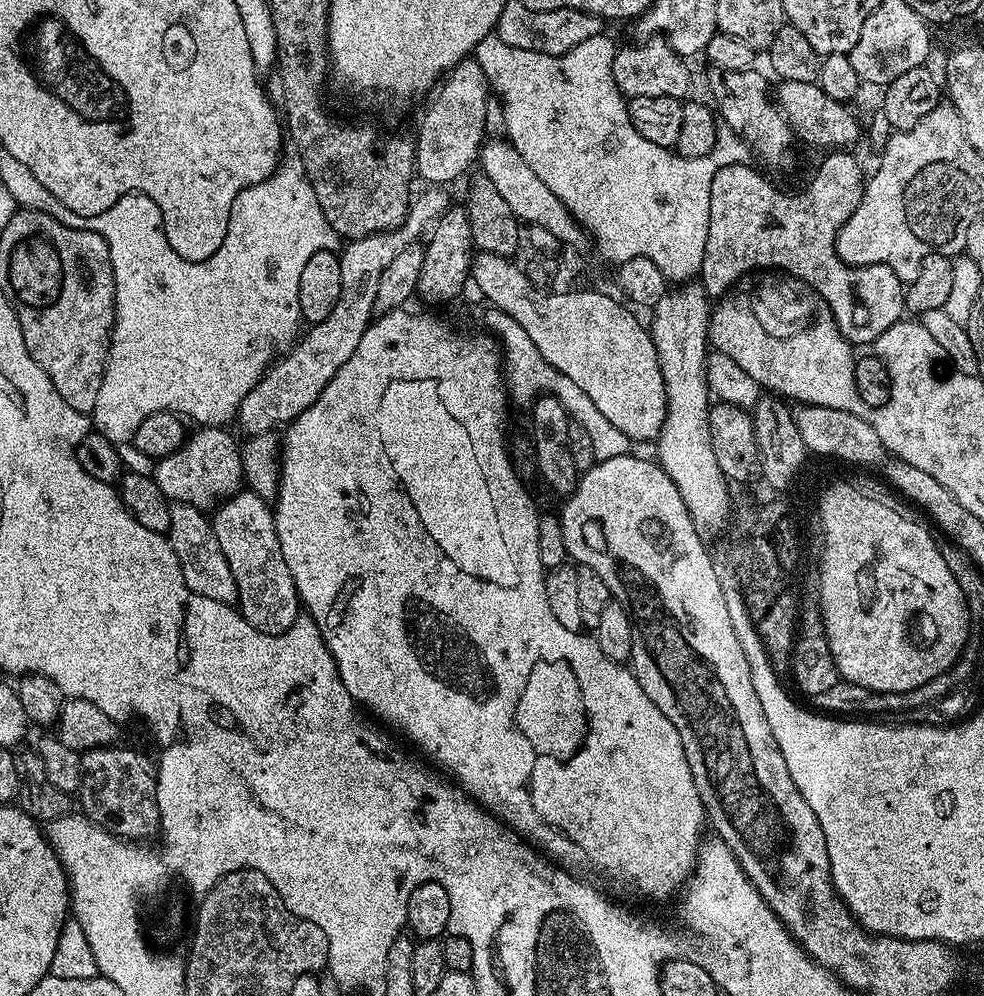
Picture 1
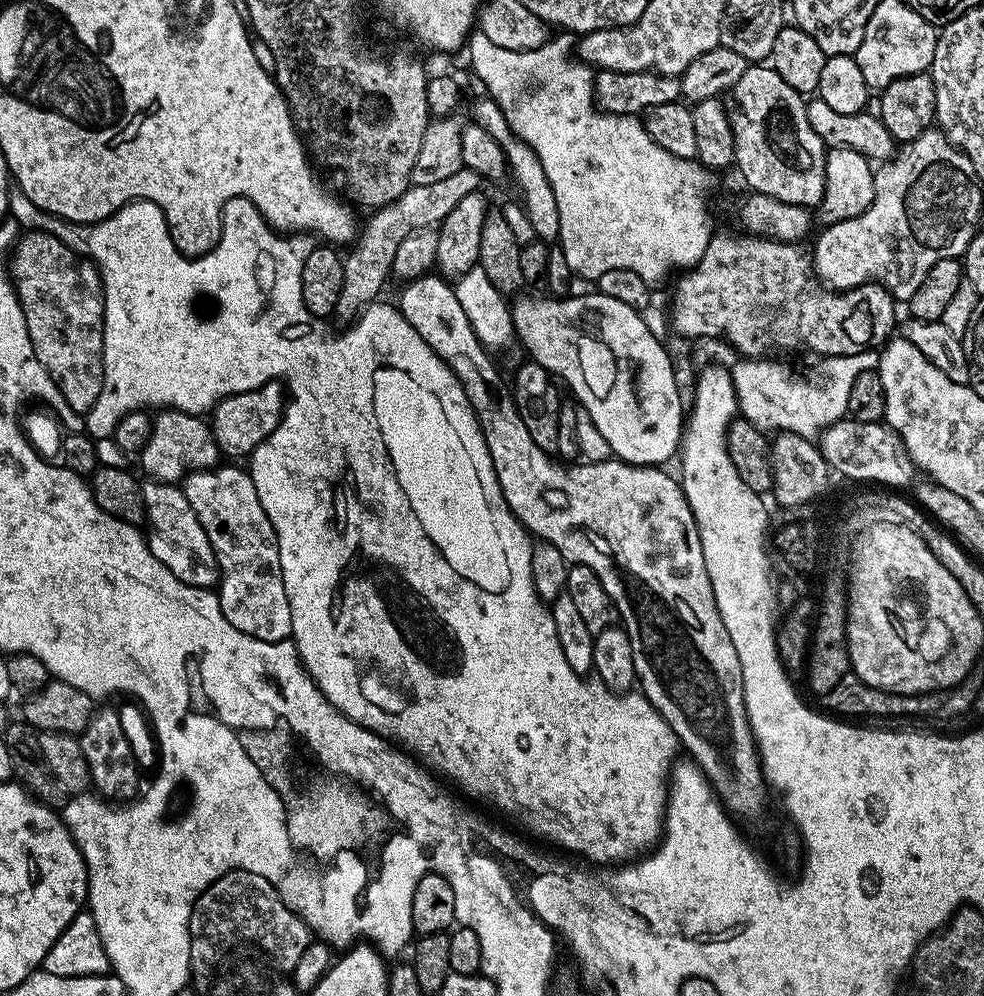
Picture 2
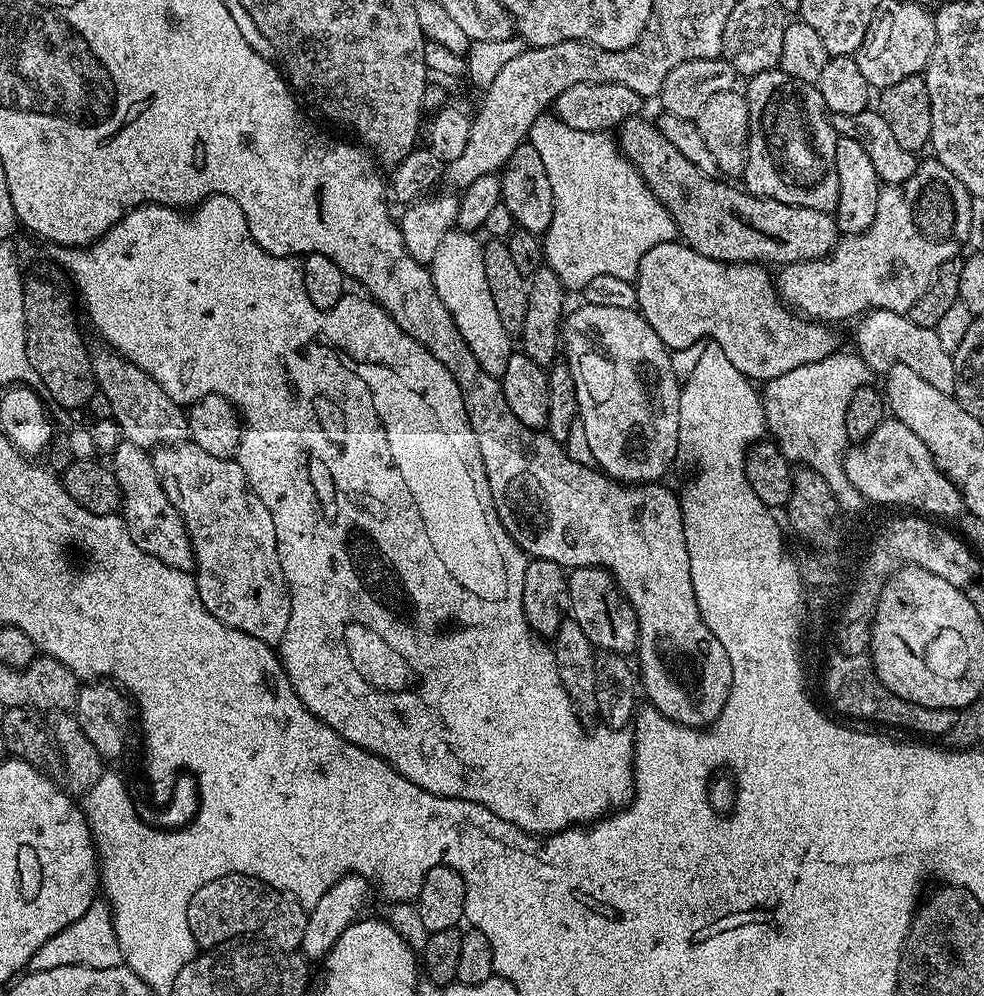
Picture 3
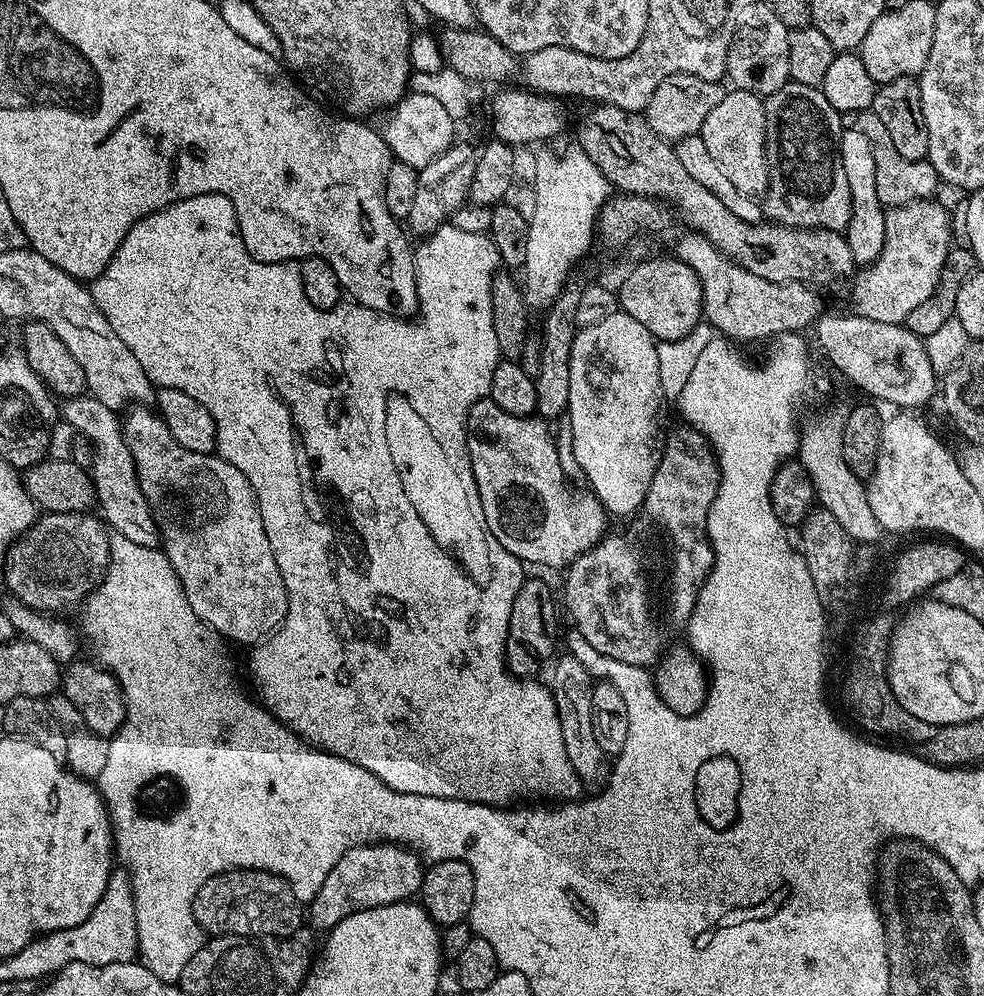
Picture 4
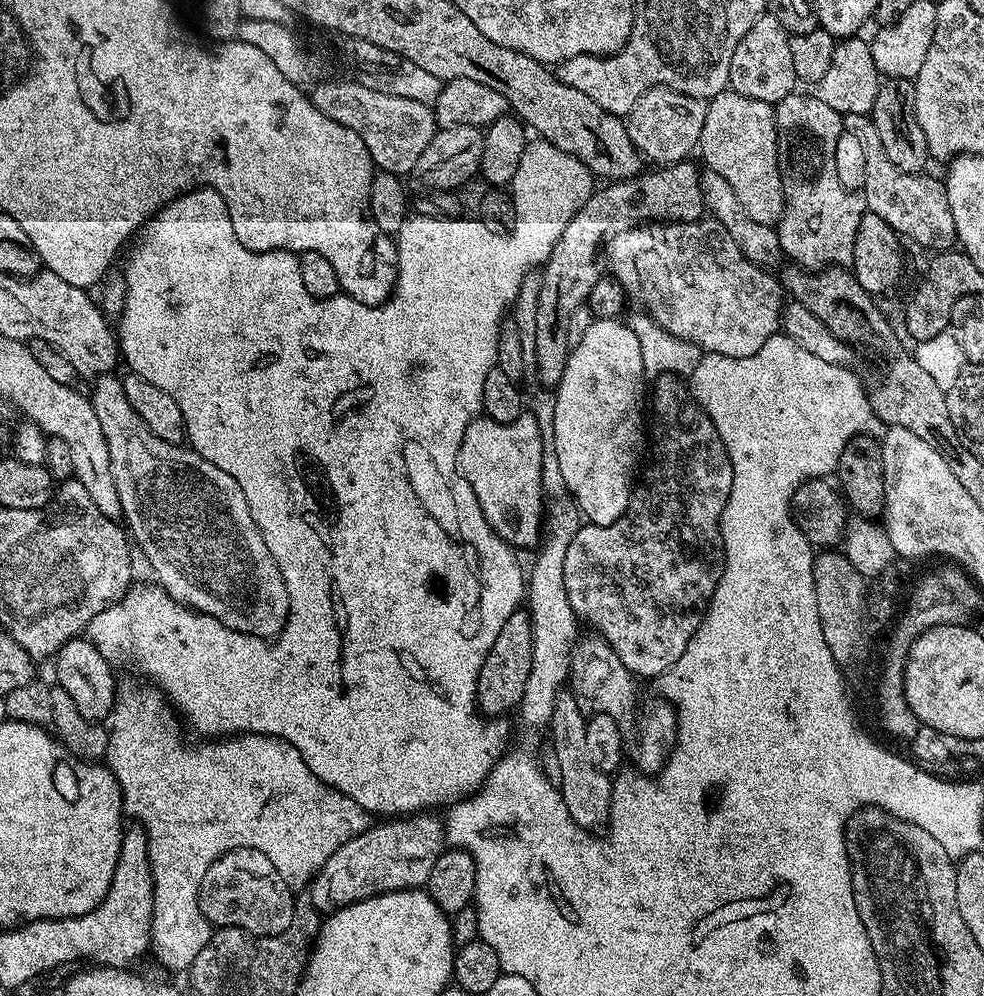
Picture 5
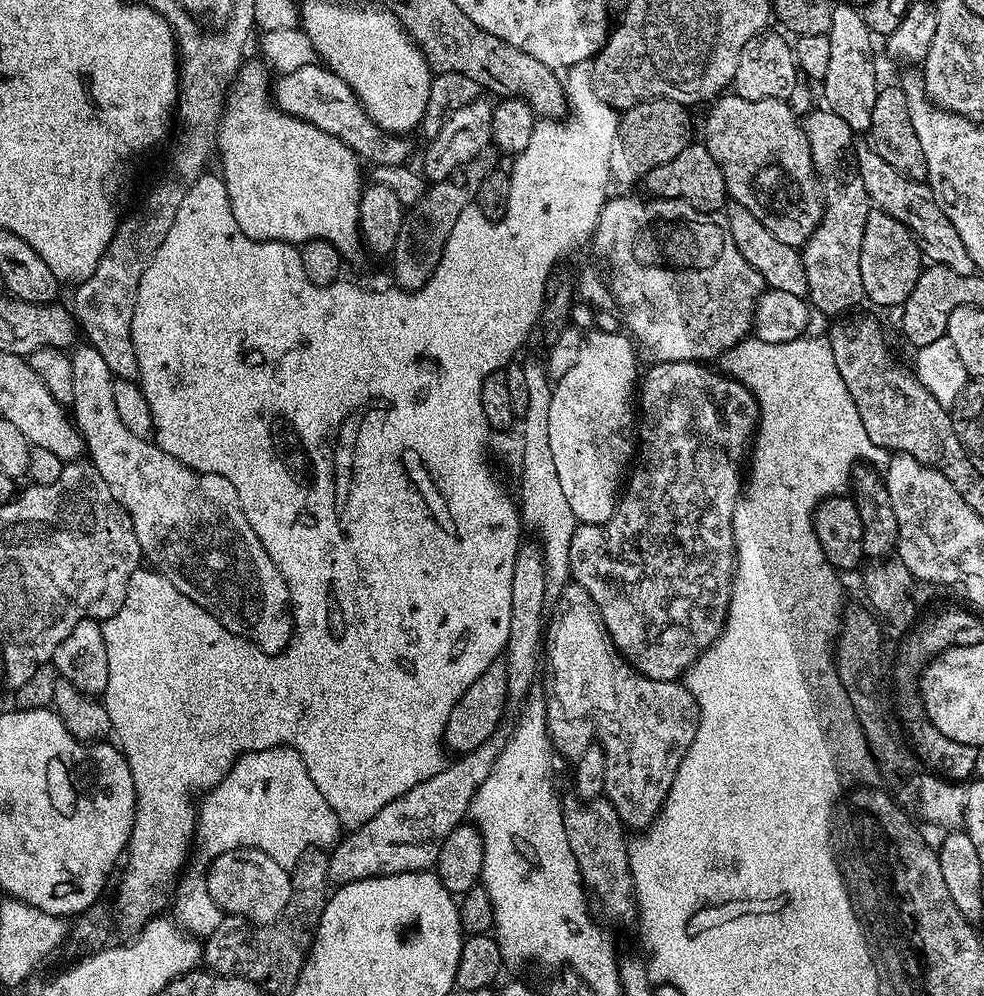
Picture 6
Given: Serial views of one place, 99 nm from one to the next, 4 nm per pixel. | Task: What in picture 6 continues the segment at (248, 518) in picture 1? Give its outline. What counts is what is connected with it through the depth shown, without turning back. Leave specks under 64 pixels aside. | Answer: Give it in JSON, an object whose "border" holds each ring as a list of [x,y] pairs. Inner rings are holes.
{"border":[[[84,342],[73,347],[70,355],[74,368],[74,398],[70,415],[84,439],[87,459],[92,459],[91,467],[102,478],[102,482],[110,486],[110,494],[114,494],[126,514],[132,516],[141,557],[155,571],[174,582],[174,586],[178,586],[178,590],[182,590],[190,602],[202,606],[202,610],[218,618],[218,622],[235,636],[241,636],[271,656],[285,652],[292,640],[294,627],[288,587],[284,575],[278,566],[274,566],[270,554],[266,554],[266,546],[262,546],[258,534],[250,530],[250,522],[246,522],[246,514],[242,514],[234,486],[230,486],[230,482],[218,474],[195,472],[178,462],[178,458],[163,452],[159,444],[138,438],[138,434],[130,434],[122,418],[118,418],[118,410],[114,406],[114,377],[102,354]]]}

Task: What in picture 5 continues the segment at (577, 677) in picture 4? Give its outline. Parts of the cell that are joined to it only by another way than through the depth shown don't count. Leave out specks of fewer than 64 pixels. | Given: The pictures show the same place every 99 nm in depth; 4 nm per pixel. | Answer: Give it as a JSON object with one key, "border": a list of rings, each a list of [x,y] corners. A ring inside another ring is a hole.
{"border":[[[571,691],[568,692],[558,693],[556,701],[551,701],[550,704],[552,752],[556,755],[556,768],[560,771],[558,787],[566,802],[566,810],[570,810],[570,816],[574,818],[579,828],[600,830],[607,825],[610,814],[613,777],[607,772],[598,770],[598,766],[590,762],[589,747],[586,746],[586,726],[588,725],[586,712],[581,701]]]}

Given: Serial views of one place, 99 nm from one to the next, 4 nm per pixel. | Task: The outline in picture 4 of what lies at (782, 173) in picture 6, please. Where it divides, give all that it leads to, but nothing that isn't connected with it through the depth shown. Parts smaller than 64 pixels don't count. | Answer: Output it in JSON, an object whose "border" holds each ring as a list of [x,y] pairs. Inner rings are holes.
{"border":[[[725,91],[722,102],[706,114],[698,133],[706,142],[710,154],[720,163],[721,169],[742,190],[753,198],[768,191],[768,147],[766,146],[766,114],[764,102],[755,92]]]}

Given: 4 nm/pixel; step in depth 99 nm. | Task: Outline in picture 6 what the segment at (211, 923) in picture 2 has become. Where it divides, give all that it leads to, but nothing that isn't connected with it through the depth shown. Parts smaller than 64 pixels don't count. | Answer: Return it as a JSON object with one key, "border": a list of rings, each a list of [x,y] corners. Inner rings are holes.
{"border":[[[235,848],[208,865],[206,893],[221,908],[221,913],[240,916],[252,924],[272,924],[286,910],[292,893],[289,869],[278,866],[260,848]]]}

